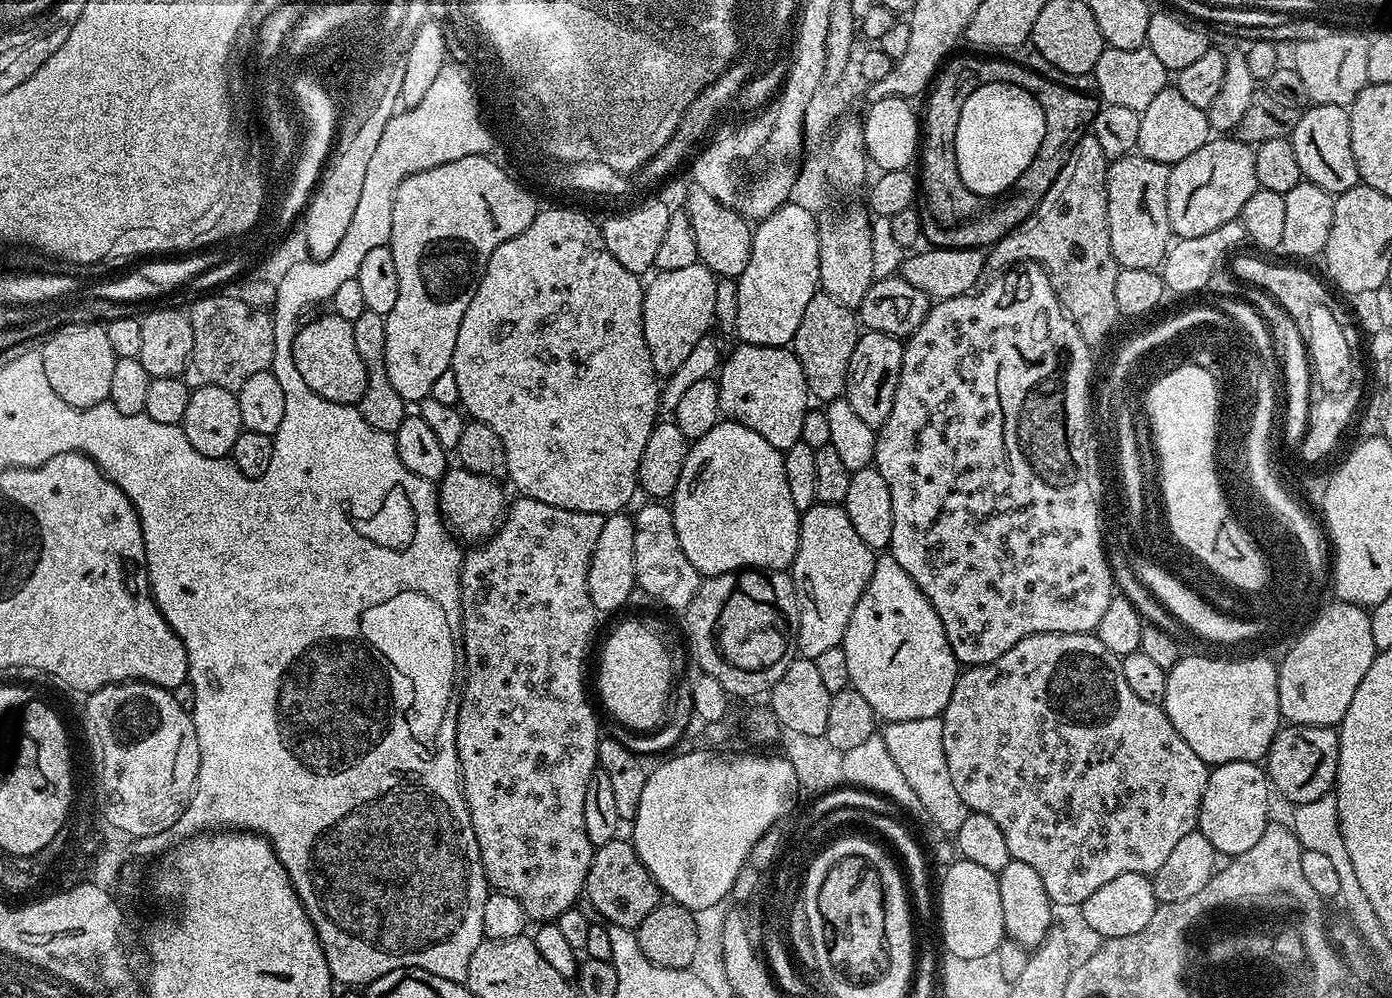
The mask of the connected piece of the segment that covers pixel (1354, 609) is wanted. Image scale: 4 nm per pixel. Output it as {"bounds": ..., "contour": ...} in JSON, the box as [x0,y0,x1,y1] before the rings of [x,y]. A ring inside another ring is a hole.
{"bounds":[1278,603,1376,726],"contour":[[[1331,603],[1311,617],[1297,645],[1279,661],[1278,706],[1281,717],[1289,724],[1339,726],[1358,682],[1366,678],[1366,670],[1376,657],[1369,609],[1359,604]]]}

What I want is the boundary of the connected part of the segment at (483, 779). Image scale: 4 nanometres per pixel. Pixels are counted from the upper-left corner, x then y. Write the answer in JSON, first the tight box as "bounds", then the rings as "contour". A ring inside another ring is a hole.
{"bounds":[456,496,605,922],"contour":[[[520,496],[516,501],[507,505],[506,511],[500,521],[500,527],[488,537],[487,540],[469,547],[464,552],[464,561],[460,563],[460,627],[459,635],[462,637],[462,668],[468,671],[468,677],[462,680],[462,695],[459,697],[460,709],[456,719],[456,749],[458,750],[458,762],[460,763],[460,784],[464,787],[464,801],[470,810],[470,822],[474,826],[474,838],[478,838],[478,850],[480,851],[480,861],[484,867],[484,873],[489,885],[497,892],[505,892],[518,902],[522,902],[522,910],[529,921],[535,922],[555,922],[566,910],[577,907],[578,901],[584,896],[584,883],[586,874],[590,870],[594,845],[590,838],[586,838],[586,821],[582,815],[582,810],[586,806],[586,786],[590,786],[590,778],[598,771],[596,755],[598,746],[602,739],[600,724],[596,721],[596,716],[592,713],[592,704],[588,701],[588,692],[584,689],[584,659],[588,656],[588,647],[592,644],[592,631],[596,628],[598,613],[594,602],[590,602],[590,590],[588,589],[588,571],[590,570],[590,558],[594,554],[594,545],[598,543],[598,534],[602,534],[605,513],[602,512],[579,512],[578,510],[562,510],[558,506],[546,506],[546,502],[538,502],[529,496]]]}

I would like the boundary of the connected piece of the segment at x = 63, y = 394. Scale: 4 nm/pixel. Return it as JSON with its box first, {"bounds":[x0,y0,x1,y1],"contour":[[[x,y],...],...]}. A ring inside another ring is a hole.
{"bounds":[38,323,117,408],"contour":[[[65,323],[65,328],[60,328],[44,345],[38,348],[42,358],[42,367],[46,370],[46,382],[62,402],[75,408],[89,408],[98,406],[108,400],[110,394],[110,381],[114,375],[114,362],[117,356],[110,346],[110,338],[106,338],[106,327],[102,324],[73,324]]]}

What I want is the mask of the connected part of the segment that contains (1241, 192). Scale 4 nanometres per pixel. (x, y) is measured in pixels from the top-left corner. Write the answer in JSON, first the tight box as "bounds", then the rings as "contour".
{"bounds":[1166,138,1257,238],"contour":[[[1235,138],[1209,139],[1202,150],[1194,150],[1194,154],[1168,169],[1166,210],[1170,214],[1173,237],[1199,238],[1202,234],[1210,234],[1210,230],[1218,230],[1222,222],[1237,219],[1257,187],[1253,145]]]}

